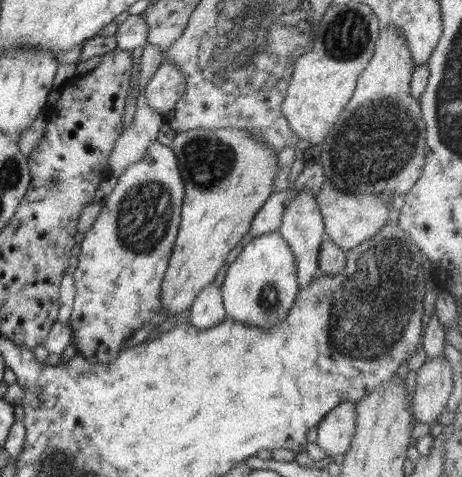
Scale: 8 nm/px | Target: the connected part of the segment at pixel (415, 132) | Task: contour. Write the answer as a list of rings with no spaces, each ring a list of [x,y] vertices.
[[[392,26],[381,28],[373,58],[360,74],[356,92],[338,122],[332,126],[322,144],[322,168],[326,181],[337,189],[352,194],[374,194],[392,190],[392,195],[406,195],[420,178],[426,162],[426,128],[418,100],[411,93],[411,78],[415,70],[406,41]]]

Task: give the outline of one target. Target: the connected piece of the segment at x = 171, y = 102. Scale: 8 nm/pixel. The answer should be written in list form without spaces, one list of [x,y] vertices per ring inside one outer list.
[[[163,62],[152,75],[143,93],[152,110],[166,114],[183,97],[186,77],[174,64]]]

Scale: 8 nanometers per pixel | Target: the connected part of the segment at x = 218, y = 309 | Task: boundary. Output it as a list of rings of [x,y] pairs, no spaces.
[[[216,284],[206,285],[196,295],[190,308],[190,324],[199,329],[209,329],[226,317],[221,289]]]

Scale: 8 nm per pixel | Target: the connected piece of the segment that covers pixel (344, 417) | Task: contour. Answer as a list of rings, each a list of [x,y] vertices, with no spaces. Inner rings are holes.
[[[343,401],[319,422],[317,445],[333,458],[350,448],[356,428],[355,403]]]

